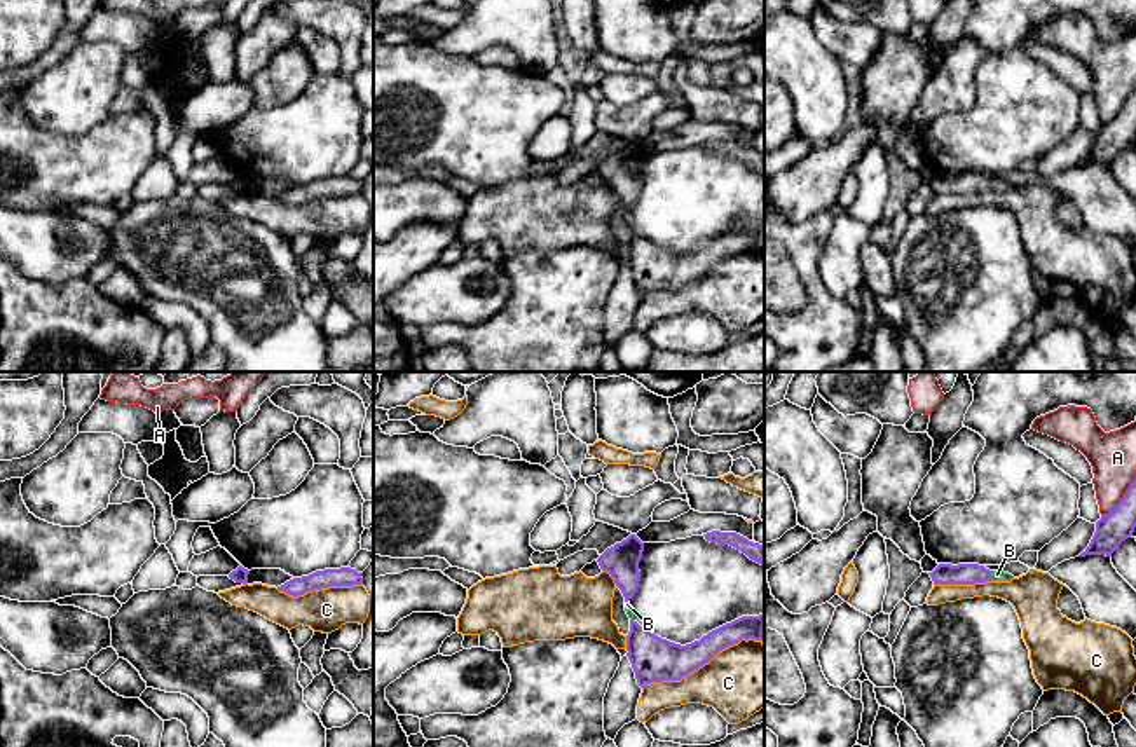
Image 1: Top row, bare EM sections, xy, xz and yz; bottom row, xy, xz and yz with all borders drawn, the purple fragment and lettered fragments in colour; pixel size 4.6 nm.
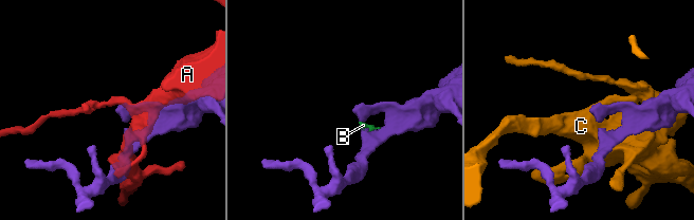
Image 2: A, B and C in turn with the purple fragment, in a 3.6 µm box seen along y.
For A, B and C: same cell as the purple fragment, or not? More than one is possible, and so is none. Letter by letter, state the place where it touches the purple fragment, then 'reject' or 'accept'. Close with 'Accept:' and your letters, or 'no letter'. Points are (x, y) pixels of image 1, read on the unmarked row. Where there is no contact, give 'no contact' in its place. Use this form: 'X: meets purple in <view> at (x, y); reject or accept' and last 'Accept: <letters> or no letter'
A: meets purple in yz at (1122, 109); reject
B: meets purple in yz at (990, 185); accept
C: meets purple in xz at (702, 274); reject
Accept: B

